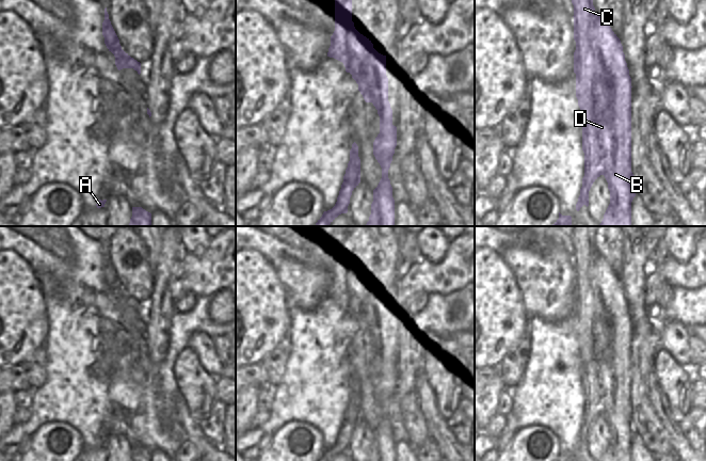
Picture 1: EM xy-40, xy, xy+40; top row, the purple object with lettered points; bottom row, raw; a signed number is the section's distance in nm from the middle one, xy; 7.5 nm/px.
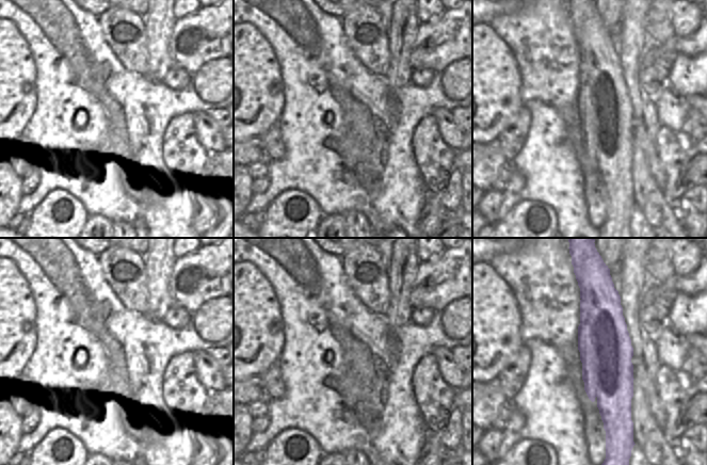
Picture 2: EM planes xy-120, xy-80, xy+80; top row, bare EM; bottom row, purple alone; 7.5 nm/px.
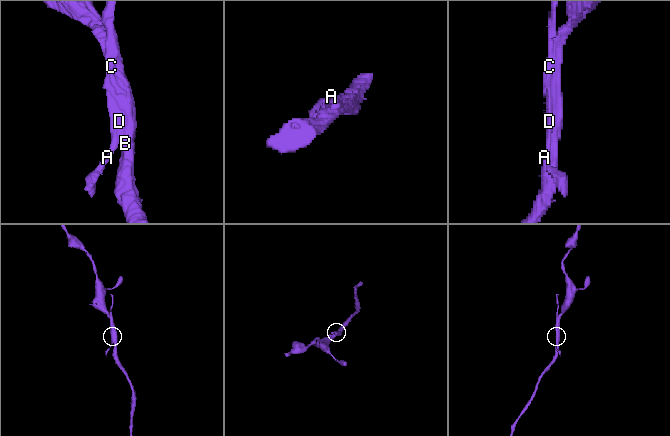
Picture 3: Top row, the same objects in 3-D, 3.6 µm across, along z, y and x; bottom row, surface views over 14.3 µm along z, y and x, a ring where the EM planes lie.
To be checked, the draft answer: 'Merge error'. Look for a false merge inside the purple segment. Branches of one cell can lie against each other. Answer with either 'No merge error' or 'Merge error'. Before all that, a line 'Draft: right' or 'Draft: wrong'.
Draft: right
Merge error

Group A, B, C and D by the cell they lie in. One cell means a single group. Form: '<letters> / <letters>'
A C / B D

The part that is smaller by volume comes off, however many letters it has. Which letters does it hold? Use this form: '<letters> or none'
A, C

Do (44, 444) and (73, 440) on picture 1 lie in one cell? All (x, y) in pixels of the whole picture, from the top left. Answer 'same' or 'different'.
same

